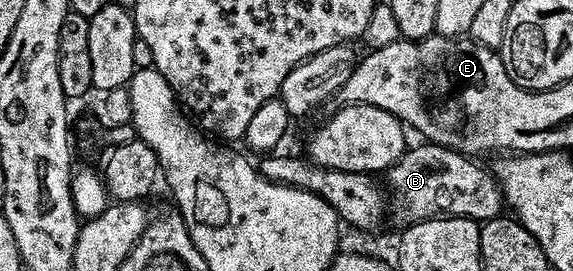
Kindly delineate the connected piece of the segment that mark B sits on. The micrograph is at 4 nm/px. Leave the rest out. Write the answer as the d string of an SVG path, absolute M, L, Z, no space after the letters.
M418 142L415 148L407 147L402 157L384 173L389 215L394 215L402 230L435 216L467 216L469 220L485 222L503 215L502 187L489 167L481 168L478 164L481 163L477 159L439 144Z

